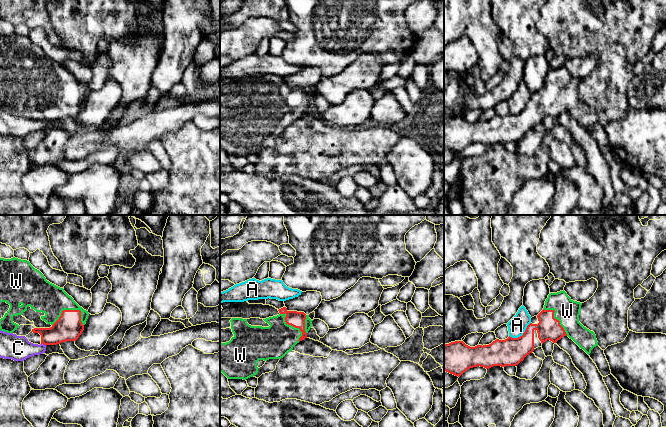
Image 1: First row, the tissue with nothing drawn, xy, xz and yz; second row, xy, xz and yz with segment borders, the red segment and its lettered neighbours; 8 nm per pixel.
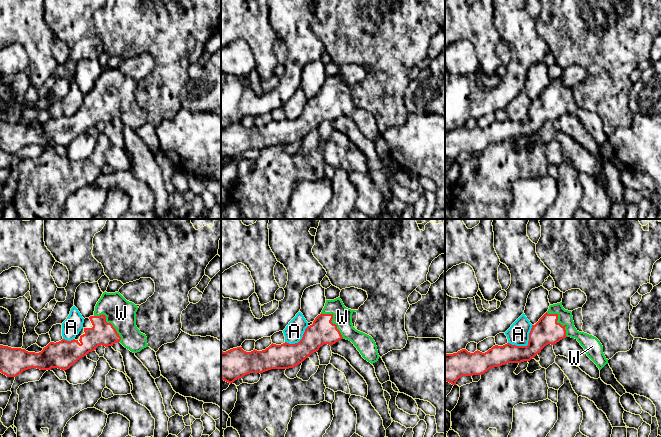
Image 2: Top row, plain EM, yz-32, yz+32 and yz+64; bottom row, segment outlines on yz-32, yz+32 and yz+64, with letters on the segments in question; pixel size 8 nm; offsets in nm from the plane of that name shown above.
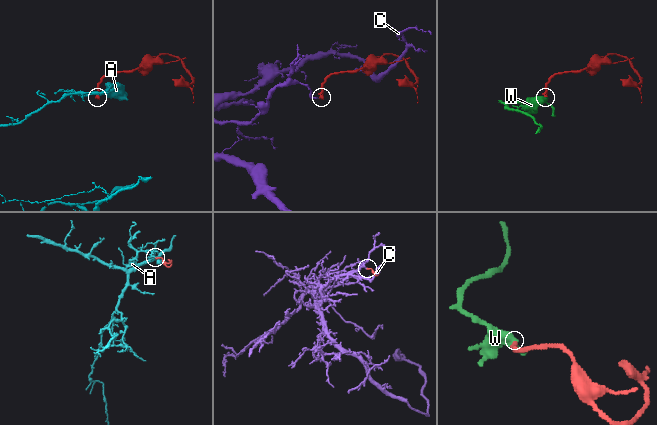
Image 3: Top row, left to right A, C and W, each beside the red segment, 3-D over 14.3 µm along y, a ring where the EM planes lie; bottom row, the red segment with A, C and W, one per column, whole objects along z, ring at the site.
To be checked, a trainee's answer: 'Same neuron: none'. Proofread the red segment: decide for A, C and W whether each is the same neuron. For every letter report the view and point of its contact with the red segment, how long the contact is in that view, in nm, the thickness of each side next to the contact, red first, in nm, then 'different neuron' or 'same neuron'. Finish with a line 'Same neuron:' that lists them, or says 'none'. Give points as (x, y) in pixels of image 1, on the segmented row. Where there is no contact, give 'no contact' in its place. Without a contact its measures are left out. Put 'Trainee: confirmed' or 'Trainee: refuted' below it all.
A: contact yz (522, 335); length 200 nm; calibres 220 and 150 nm; different neuron
C: contact xy (43, 343); length 40 nm; calibres 220 and 200 nm; different neuron
W: contact xy (64, 310); length 260 nm; calibres 220 and 260 nm; same neuron
Same neuron: W
Trainee: refuted

